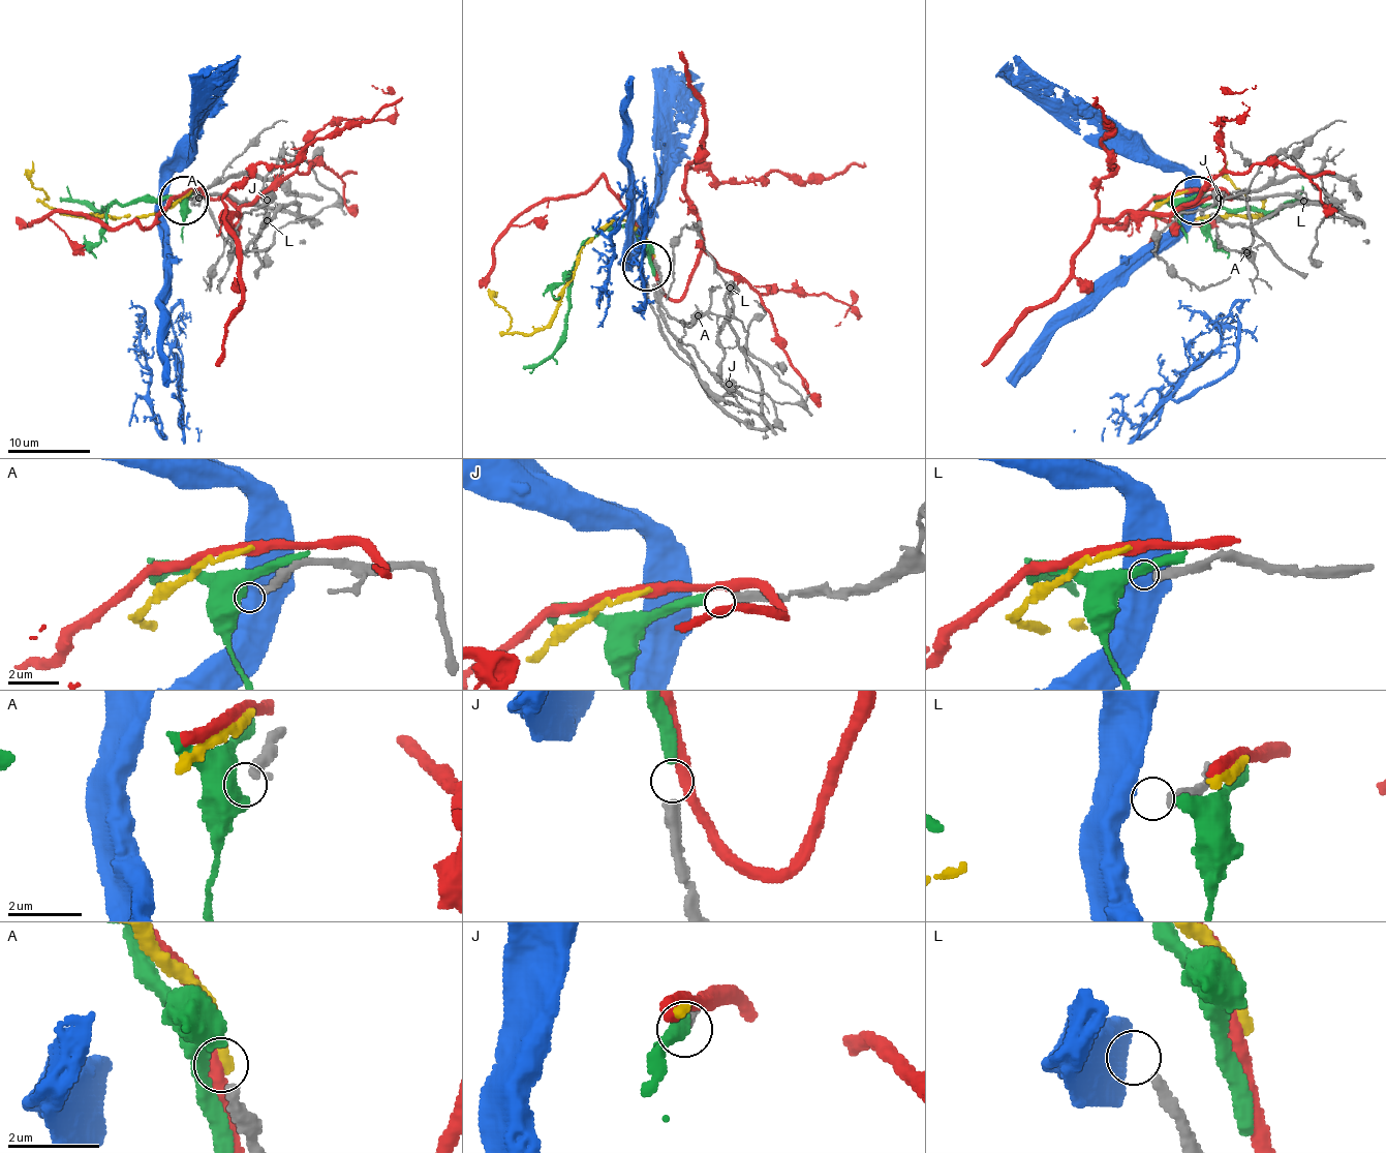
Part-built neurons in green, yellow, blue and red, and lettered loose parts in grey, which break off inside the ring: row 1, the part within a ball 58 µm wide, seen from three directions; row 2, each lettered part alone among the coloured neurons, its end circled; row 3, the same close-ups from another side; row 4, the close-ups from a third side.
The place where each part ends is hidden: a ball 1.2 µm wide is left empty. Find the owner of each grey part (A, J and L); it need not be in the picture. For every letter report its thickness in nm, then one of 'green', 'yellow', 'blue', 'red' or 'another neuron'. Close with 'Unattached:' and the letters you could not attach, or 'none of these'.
A: calibre 280 nm; another neuron
J: calibre 380 nm; green
L: calibre 300 nm; another neuron
Unattached: A, L

